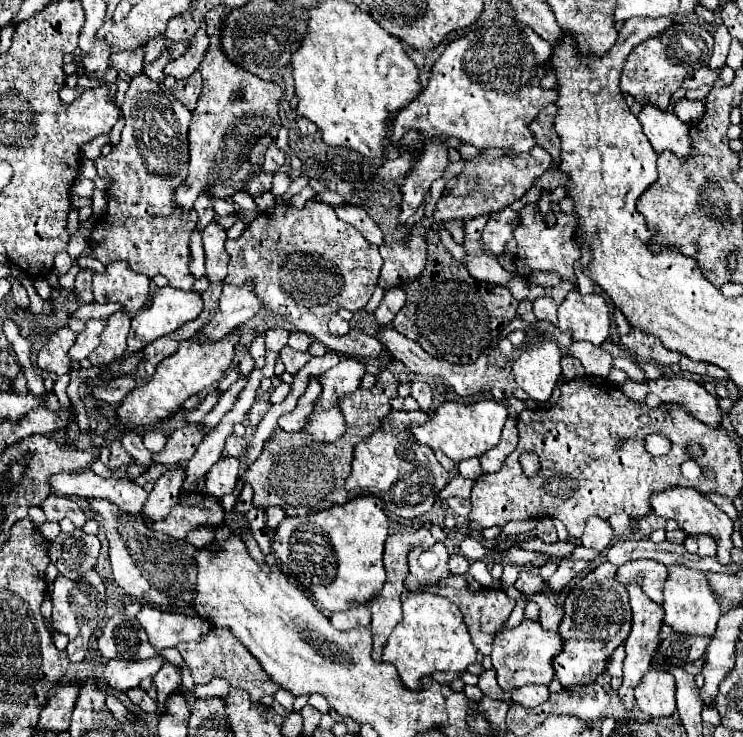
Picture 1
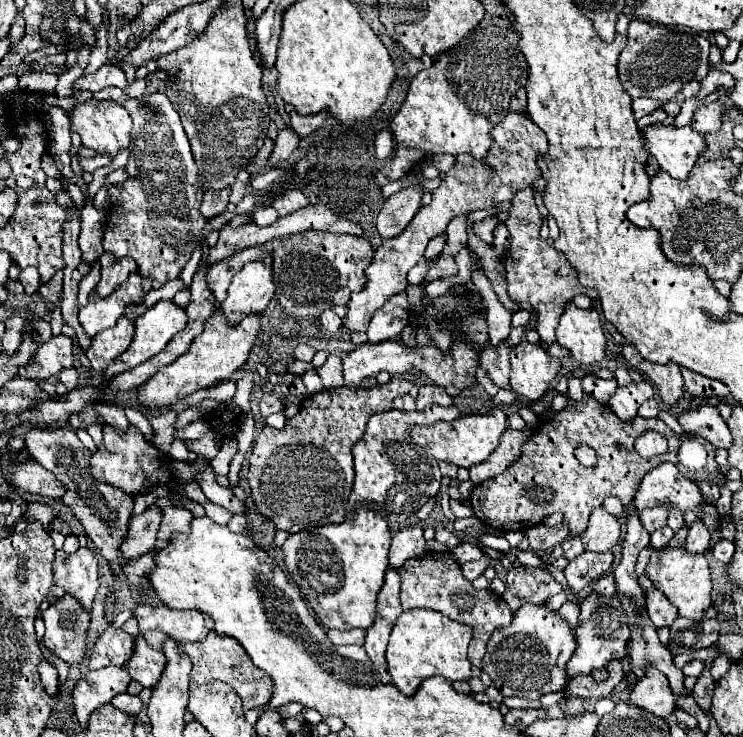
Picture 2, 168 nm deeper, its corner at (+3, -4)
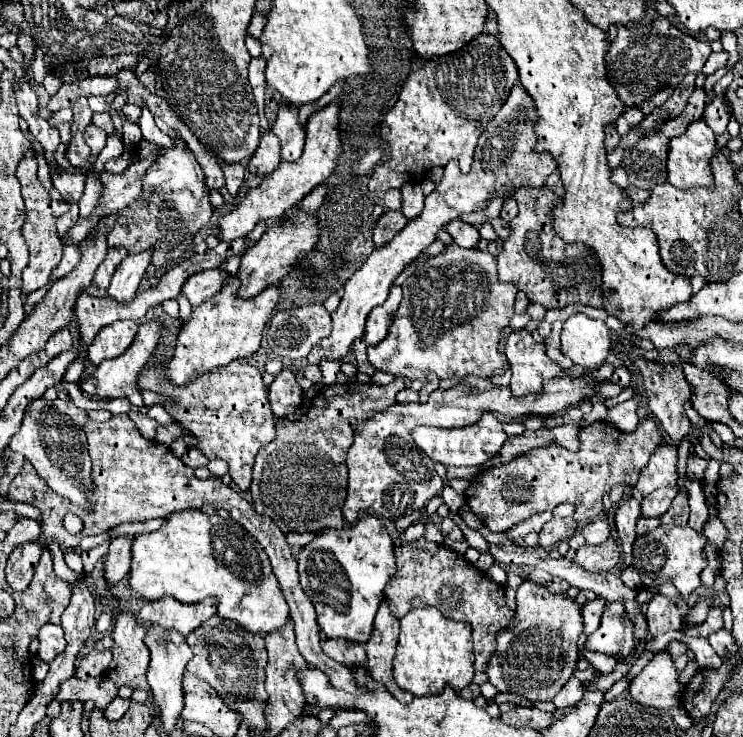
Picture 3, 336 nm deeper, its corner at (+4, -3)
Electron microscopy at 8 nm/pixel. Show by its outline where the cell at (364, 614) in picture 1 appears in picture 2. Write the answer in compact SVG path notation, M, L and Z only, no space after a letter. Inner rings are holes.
M330 629L328 631L328 639L334 645L362 645L364 643L364 637L366 637L366 631L364 629L350 629L350 631Z

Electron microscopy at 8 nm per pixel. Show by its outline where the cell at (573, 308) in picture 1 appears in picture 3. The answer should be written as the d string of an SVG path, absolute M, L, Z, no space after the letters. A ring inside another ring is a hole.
M581 312L569 316L561 332L561 352L573 360L573 364L585 370L599 368L611 348L609 328L603 320L593 320Z

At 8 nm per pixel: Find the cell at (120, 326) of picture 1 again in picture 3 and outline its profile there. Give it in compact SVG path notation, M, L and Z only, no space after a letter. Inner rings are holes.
M131 320L113 322L113 324L109 324L97 332L91 346L87 348L87 358L95 366L101 364L103 360L117 358L119 354L123 354L131 346L135 334L137 334L135 322L131 322Z

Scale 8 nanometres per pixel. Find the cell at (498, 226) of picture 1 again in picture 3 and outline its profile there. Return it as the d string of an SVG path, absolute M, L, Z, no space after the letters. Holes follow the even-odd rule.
M453 220L447 224L447 232L453 236L453 242L463 246L463 248L475 248L477 242L481 240L479 230L471 224L465 224L461 220Z

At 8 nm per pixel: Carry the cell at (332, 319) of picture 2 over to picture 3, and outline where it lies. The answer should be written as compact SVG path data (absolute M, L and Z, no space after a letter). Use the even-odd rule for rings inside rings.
M311 304L303 308L275 312L267 330L267 344L277 356L287 356L297 360L297 358L305 358L317 342L329 336L329 332L331 332L331 314L325 310L323 304Z

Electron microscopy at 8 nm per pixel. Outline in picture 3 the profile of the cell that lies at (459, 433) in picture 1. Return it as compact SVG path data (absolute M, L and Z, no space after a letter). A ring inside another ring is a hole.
M483 414L483 418L471 426L465 428L429 428L429 426L421 426L415 428L411 432L415 444L427 454L431 456L435 462L441 462L445 466L481 466L485 464L489 458L493 458L503 442L507 440L507 434L503 430L503 424L497 416L493 414Z

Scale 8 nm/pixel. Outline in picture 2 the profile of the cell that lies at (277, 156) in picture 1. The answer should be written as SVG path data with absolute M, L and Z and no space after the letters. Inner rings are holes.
M282 129L276 137L276 147L272 151L272 157L268 161L268 167L286 167L286 161L292 157L292 153L300 145L300 137L294 133L294 129Z

